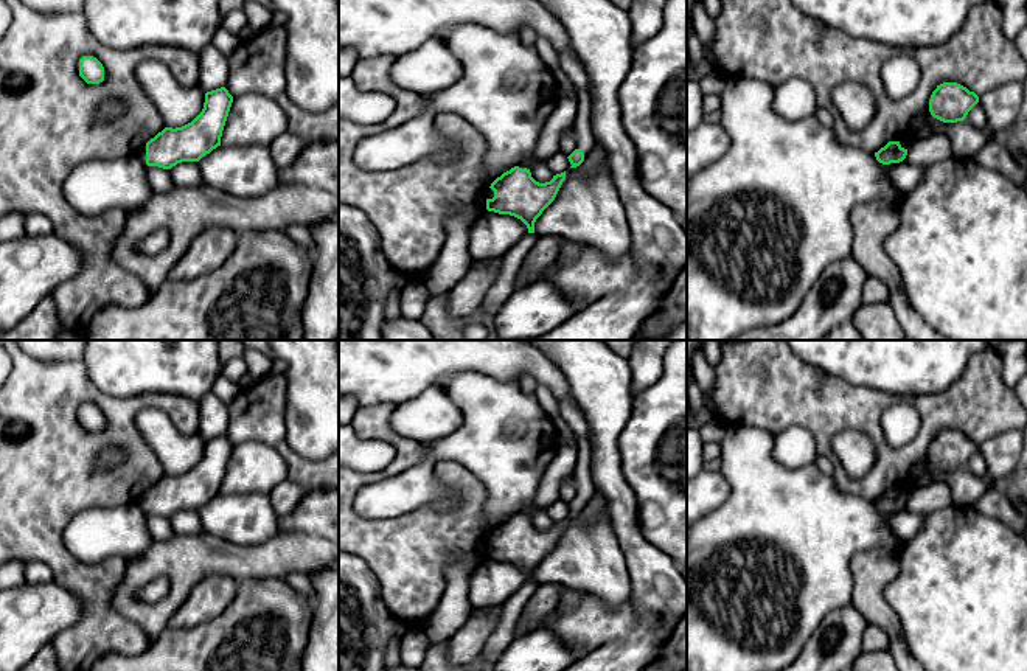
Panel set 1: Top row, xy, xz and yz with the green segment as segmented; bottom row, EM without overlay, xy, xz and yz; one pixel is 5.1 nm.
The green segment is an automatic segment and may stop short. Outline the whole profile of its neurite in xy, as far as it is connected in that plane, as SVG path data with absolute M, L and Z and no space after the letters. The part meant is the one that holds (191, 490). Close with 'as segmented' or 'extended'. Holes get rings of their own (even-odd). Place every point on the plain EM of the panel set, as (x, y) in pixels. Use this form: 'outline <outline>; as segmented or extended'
outline M225 435L205 441L202 460L182 475L165 475L146 491L146 513L171 517L182 509L199 509L221 494L233 450Z; as segmented

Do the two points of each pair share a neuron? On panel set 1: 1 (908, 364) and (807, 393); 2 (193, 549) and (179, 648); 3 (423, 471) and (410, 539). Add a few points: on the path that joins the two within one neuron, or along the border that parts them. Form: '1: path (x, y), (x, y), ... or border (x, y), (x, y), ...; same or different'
1: border (813, 367), (852, 384), (883, 390); different
2: border (167, 626), (149, 648); different
3: border (420, 507), (404, 514), (381, 518); different

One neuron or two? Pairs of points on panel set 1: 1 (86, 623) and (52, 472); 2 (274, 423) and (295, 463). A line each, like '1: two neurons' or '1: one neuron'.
1: one neuron
2: one neuron

